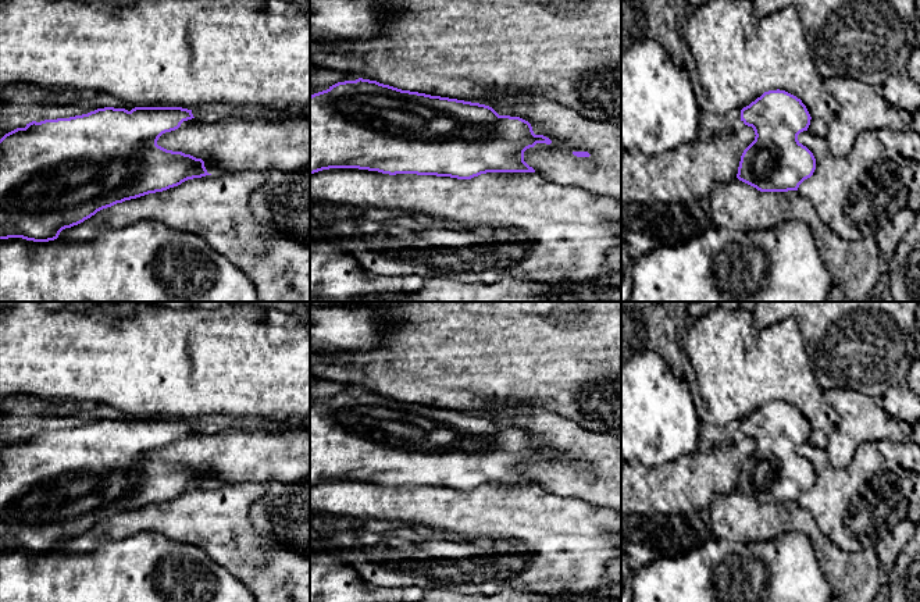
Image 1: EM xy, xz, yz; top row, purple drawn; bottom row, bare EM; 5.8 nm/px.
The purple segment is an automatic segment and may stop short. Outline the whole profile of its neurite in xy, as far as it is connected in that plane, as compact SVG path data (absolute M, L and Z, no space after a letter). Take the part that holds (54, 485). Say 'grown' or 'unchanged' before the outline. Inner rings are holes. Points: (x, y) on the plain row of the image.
unchanged; M104 418L69 430L44 431L40 434L32 432L26 435L25 439L17 439L6 445L0 450L0 551L22 549L33 553L54 552L63 541L83 534L103 520L149 505L167 502L188 491L211 487L207 484L202 470L196 470L182 463L167 462L157 456L157 452L163 445L178 441L183 432L192 430L195 430L192 421L182 418L135 418L131 423L125 420Z

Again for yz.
unchanged; M769 402L741 421L741 432L752 438L755 452L744 462L737 489L760 503L798 502L816 481L813 464L798 452L798 446L807 442L810 425L796 407L785 402Z

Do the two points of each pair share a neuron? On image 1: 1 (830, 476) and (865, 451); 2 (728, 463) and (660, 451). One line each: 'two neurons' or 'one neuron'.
1: one neuron
2: two neurons

